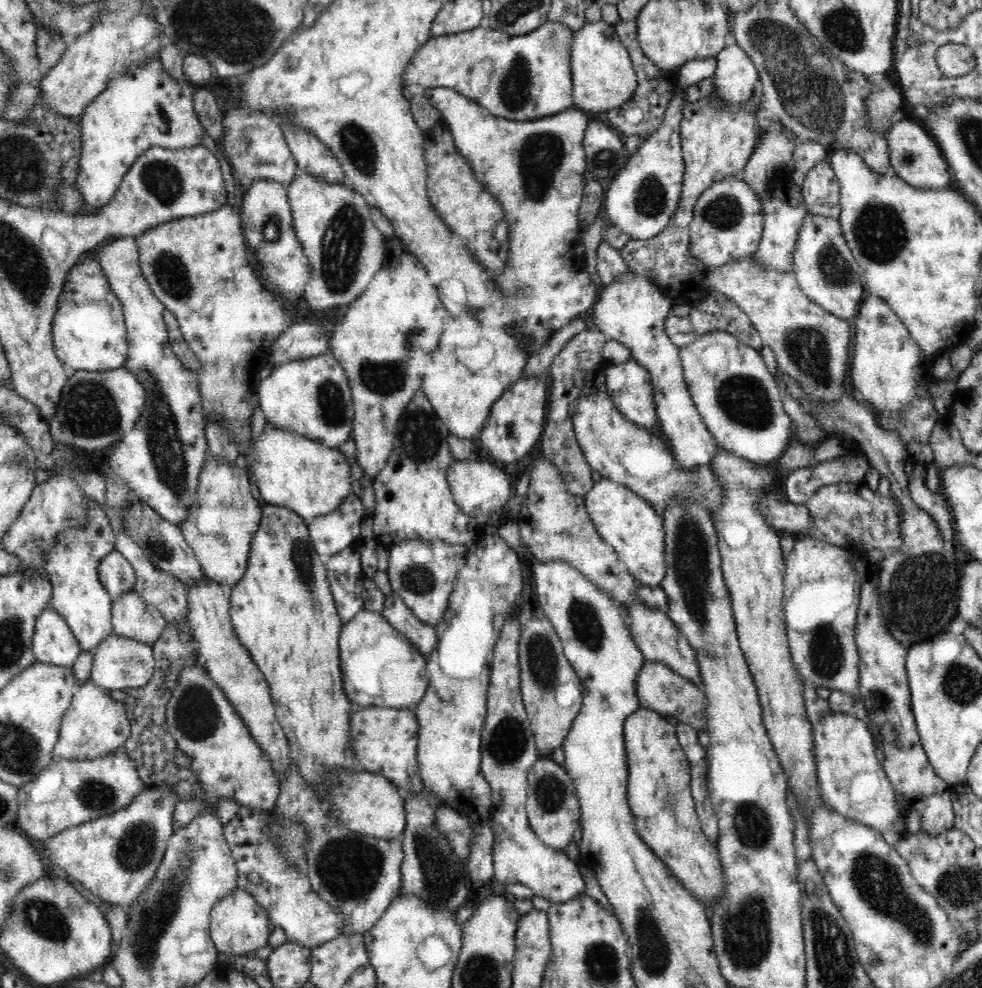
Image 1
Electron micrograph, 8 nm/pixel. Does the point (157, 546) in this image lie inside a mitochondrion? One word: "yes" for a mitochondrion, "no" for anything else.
yes

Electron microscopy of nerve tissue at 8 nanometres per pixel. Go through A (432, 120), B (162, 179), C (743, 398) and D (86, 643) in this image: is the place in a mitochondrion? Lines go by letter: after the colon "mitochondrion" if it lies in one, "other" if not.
A: other
B: mitochondrion
C: mitochondrion
D: other

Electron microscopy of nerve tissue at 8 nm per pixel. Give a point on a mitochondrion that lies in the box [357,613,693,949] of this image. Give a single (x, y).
(436, 864)

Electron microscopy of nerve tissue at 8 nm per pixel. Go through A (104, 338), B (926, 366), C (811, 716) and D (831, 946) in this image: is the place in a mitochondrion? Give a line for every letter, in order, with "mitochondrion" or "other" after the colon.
A: other
B: other
C: other
D: mitochondrion

